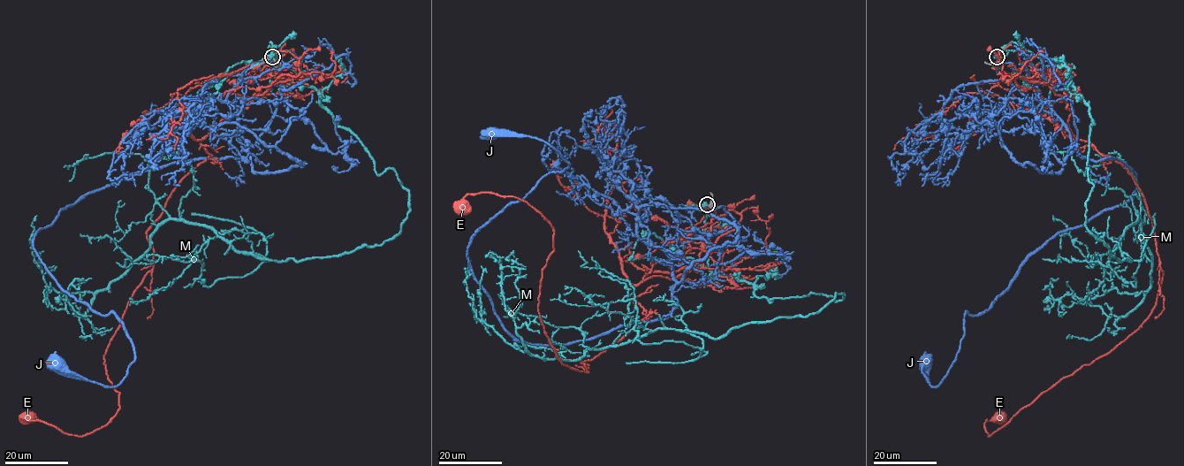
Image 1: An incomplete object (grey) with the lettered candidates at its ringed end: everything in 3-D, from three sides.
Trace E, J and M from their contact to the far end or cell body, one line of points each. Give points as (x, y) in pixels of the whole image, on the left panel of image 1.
E: (272, 57), (307, 75), (201, 140), (147, 232), (103, 355), (117, 413), (79, 436), (29, 418)
J: (272, 58), (227, 97), (238, 161), (130, 174), (34, 235), (134, 361), (109, 386), (55, 362)
M: (272, 57), (396, 172), (398, 233), (272, 261), (169, 219), (108, 286), (59, 294), (36, 216)

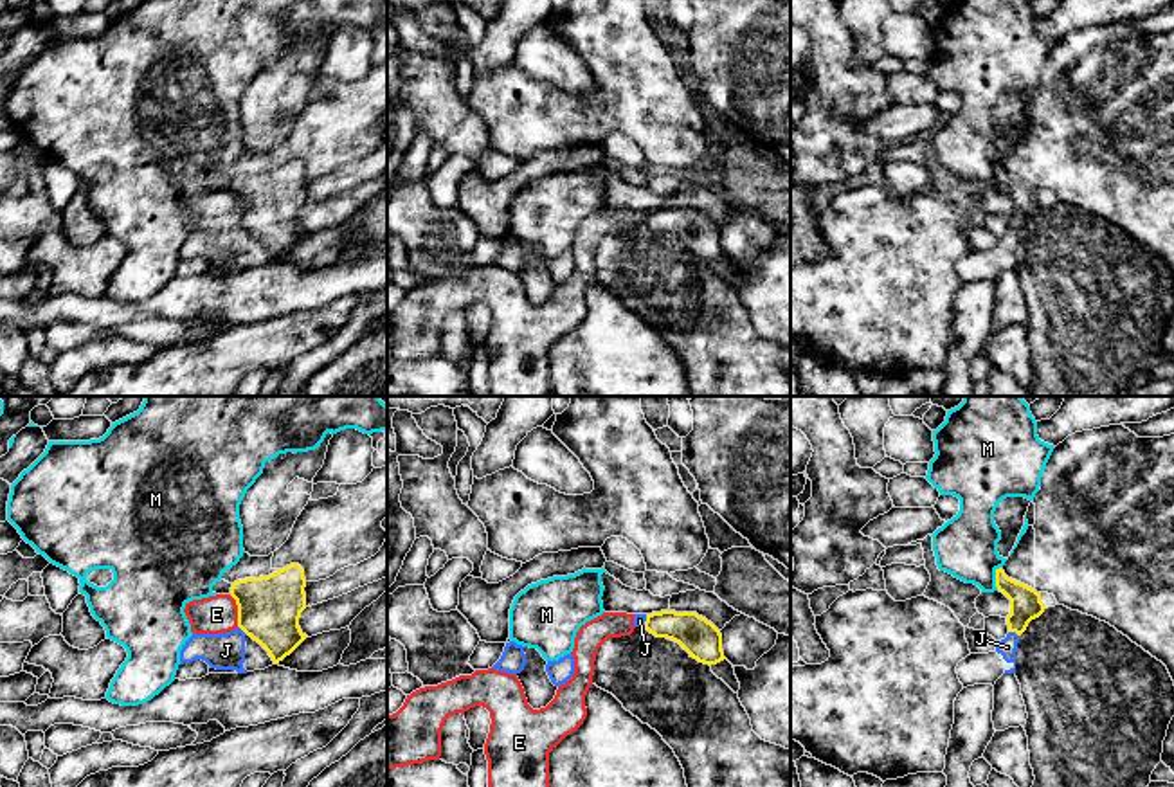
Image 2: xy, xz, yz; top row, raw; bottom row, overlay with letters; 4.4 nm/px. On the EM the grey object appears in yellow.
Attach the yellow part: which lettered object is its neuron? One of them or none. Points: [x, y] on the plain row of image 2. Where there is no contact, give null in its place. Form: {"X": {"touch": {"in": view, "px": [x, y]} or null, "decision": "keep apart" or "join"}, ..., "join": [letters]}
{"E": {"touch": {"in": "xy", "px": [238, 208]}, "decision": "keep apart"}, "J": {"touch": {"in": "yz", "px": [1014, 227]}, "decision": "keep apart"}, "M": {"touch": {"in": "yz", "px": [996, 175]}, "decision": "keep apart"}, "join": []}

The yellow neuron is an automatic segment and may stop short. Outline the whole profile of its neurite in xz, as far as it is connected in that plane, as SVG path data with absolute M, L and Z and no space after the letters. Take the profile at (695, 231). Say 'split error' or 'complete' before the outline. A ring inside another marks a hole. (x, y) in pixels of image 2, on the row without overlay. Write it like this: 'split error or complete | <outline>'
complete | M652 209L646 211L645 225L679 240L699 259L711 263L726 256L720 227L697 209Z

